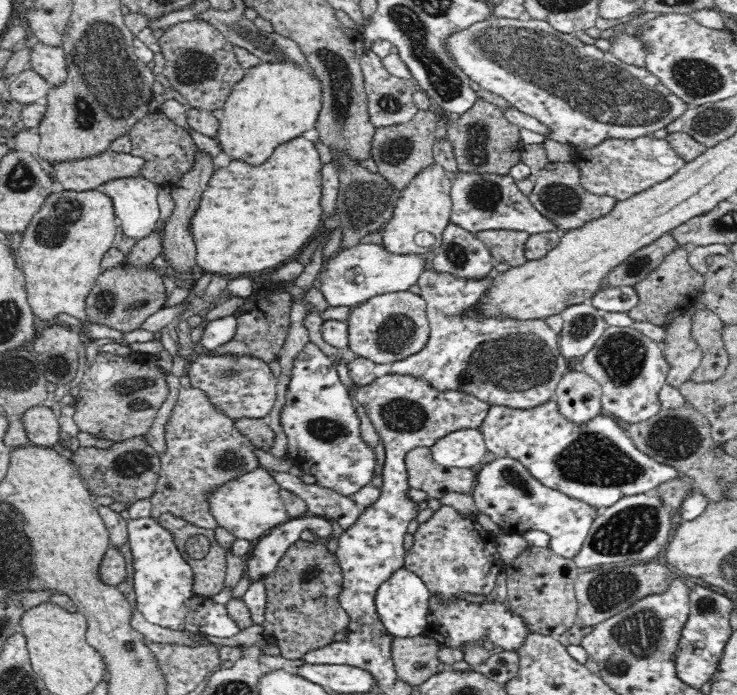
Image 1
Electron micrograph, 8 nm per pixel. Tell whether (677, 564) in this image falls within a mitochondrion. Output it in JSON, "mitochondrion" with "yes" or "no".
{"mitochondrion":"no"}

